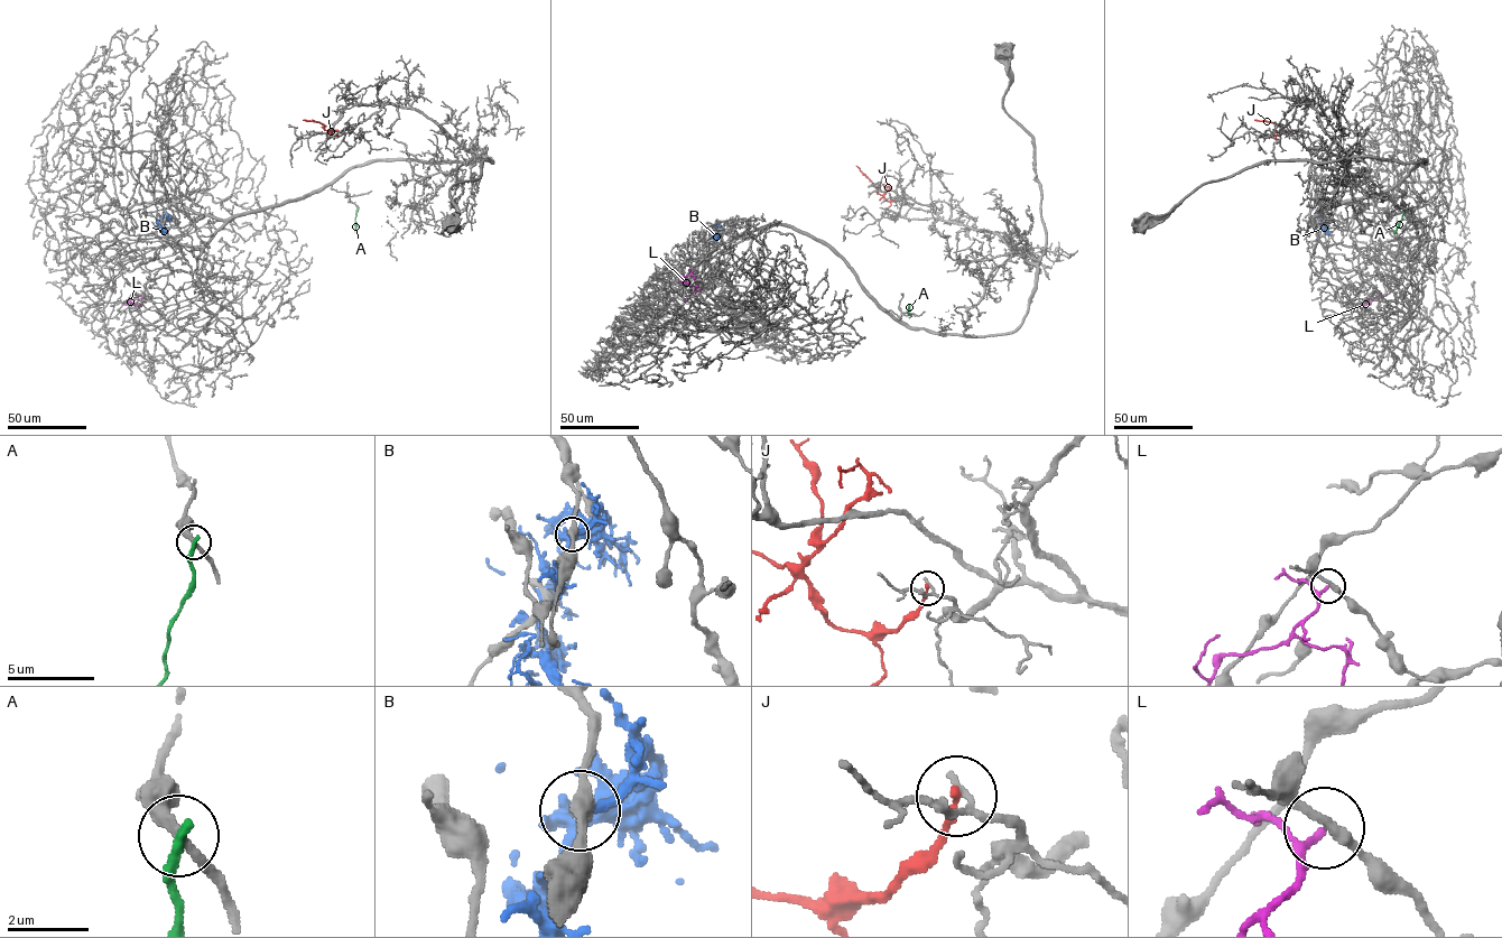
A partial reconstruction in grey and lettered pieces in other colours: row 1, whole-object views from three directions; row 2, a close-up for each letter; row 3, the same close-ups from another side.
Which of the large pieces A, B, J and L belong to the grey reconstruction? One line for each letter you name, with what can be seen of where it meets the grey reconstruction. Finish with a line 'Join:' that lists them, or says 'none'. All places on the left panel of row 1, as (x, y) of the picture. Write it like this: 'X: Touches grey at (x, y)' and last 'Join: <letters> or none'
Join: none

